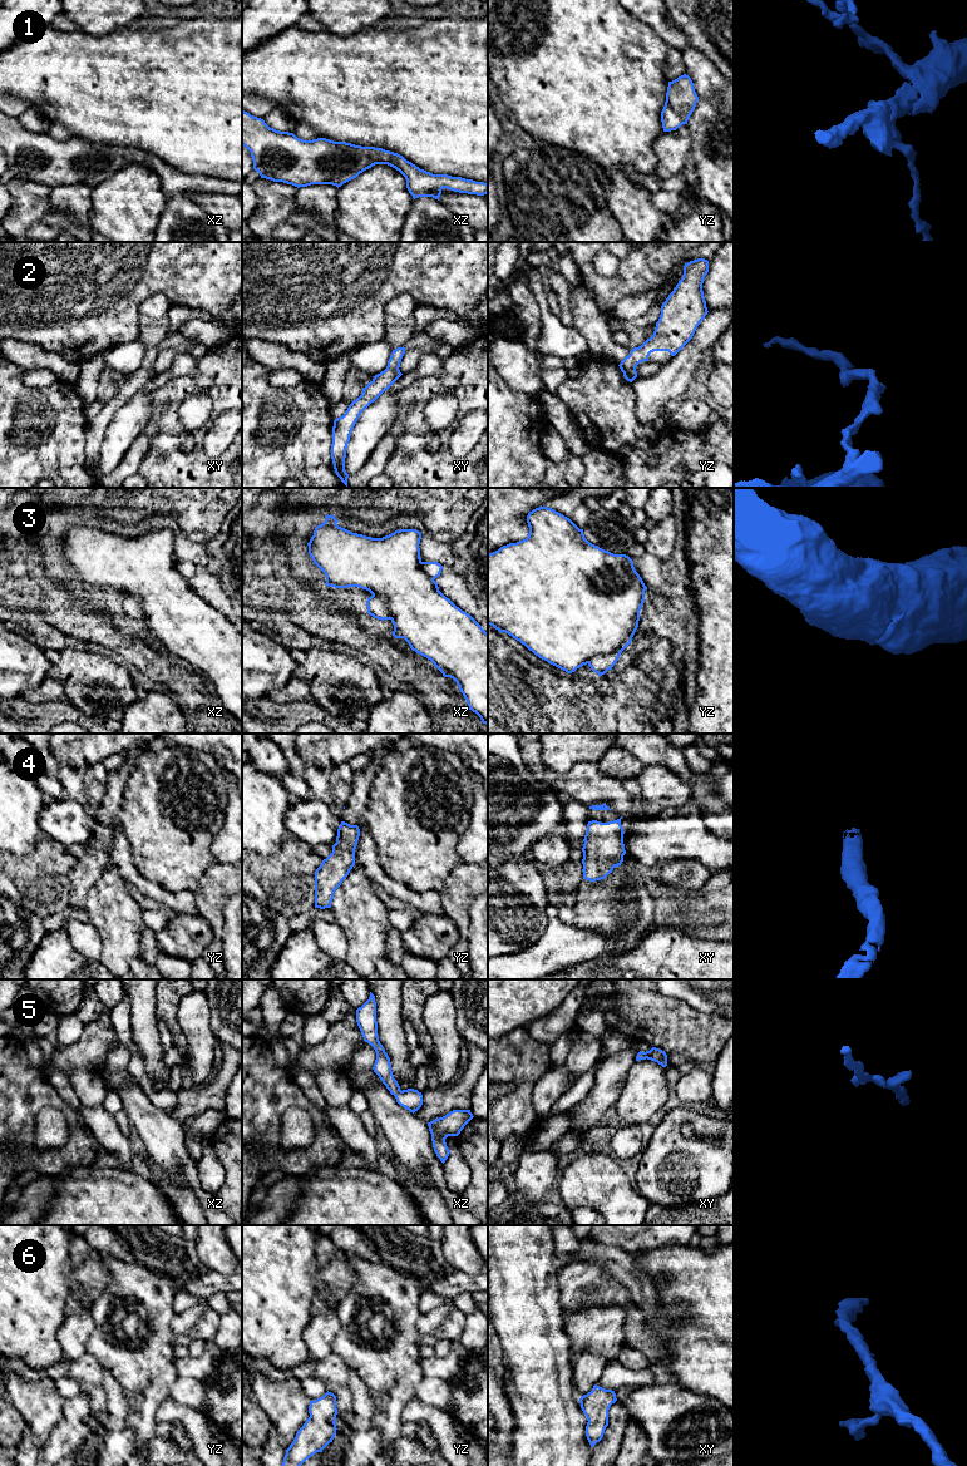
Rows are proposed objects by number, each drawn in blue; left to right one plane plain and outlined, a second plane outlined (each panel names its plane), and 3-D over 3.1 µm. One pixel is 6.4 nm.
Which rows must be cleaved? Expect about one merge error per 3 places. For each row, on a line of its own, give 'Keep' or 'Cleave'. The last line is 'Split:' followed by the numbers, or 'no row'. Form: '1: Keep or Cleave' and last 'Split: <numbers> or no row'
1: Keep
2: Keep
3: Cleave
4: Keep
5: Keep
6: Keep
Split: 3

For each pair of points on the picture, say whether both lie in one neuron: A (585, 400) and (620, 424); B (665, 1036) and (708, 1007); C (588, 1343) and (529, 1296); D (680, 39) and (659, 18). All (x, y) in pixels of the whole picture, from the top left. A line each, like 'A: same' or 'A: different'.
A: same
B: different
C: different
D: same

